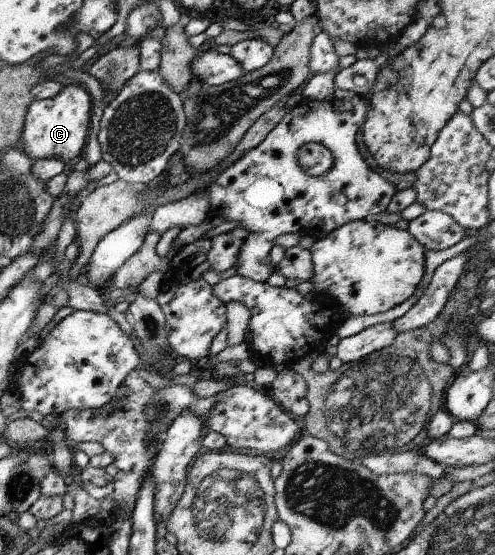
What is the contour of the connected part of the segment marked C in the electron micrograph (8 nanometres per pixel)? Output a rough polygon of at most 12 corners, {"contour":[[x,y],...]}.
{"contour":[[65,85],[26,110],[31,162],[83,155],[93,100]]}

